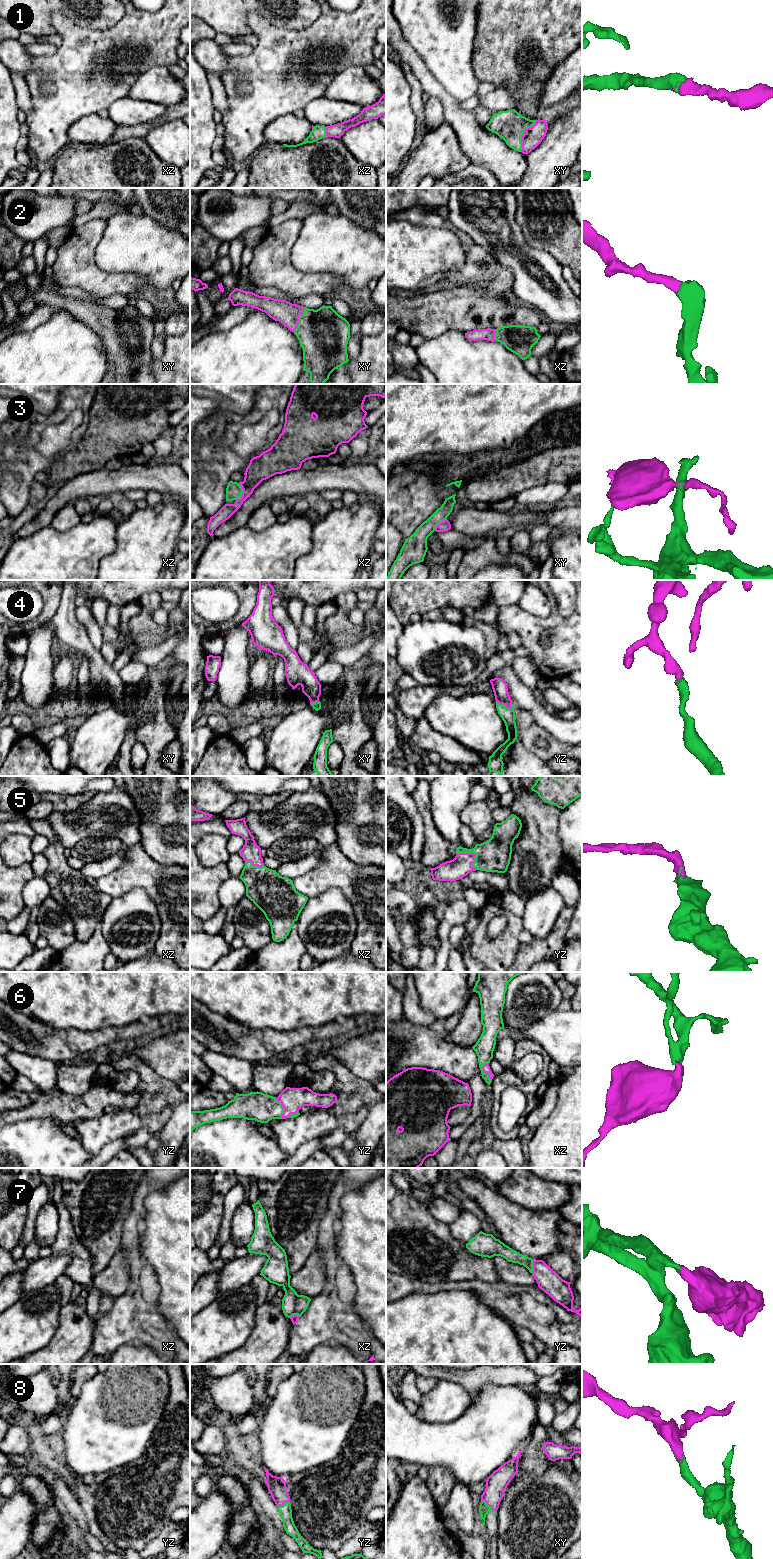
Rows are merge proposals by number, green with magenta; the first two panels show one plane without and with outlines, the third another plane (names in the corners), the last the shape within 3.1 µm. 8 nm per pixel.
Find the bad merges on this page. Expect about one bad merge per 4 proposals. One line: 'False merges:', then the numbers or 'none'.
False merges: 3

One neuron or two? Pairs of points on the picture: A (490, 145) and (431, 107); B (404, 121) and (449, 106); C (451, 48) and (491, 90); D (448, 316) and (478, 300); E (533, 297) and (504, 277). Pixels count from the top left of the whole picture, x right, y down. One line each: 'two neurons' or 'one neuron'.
A: two neurons
B: two neurons
C: two neurons
D: one neuron
E: two neurons

